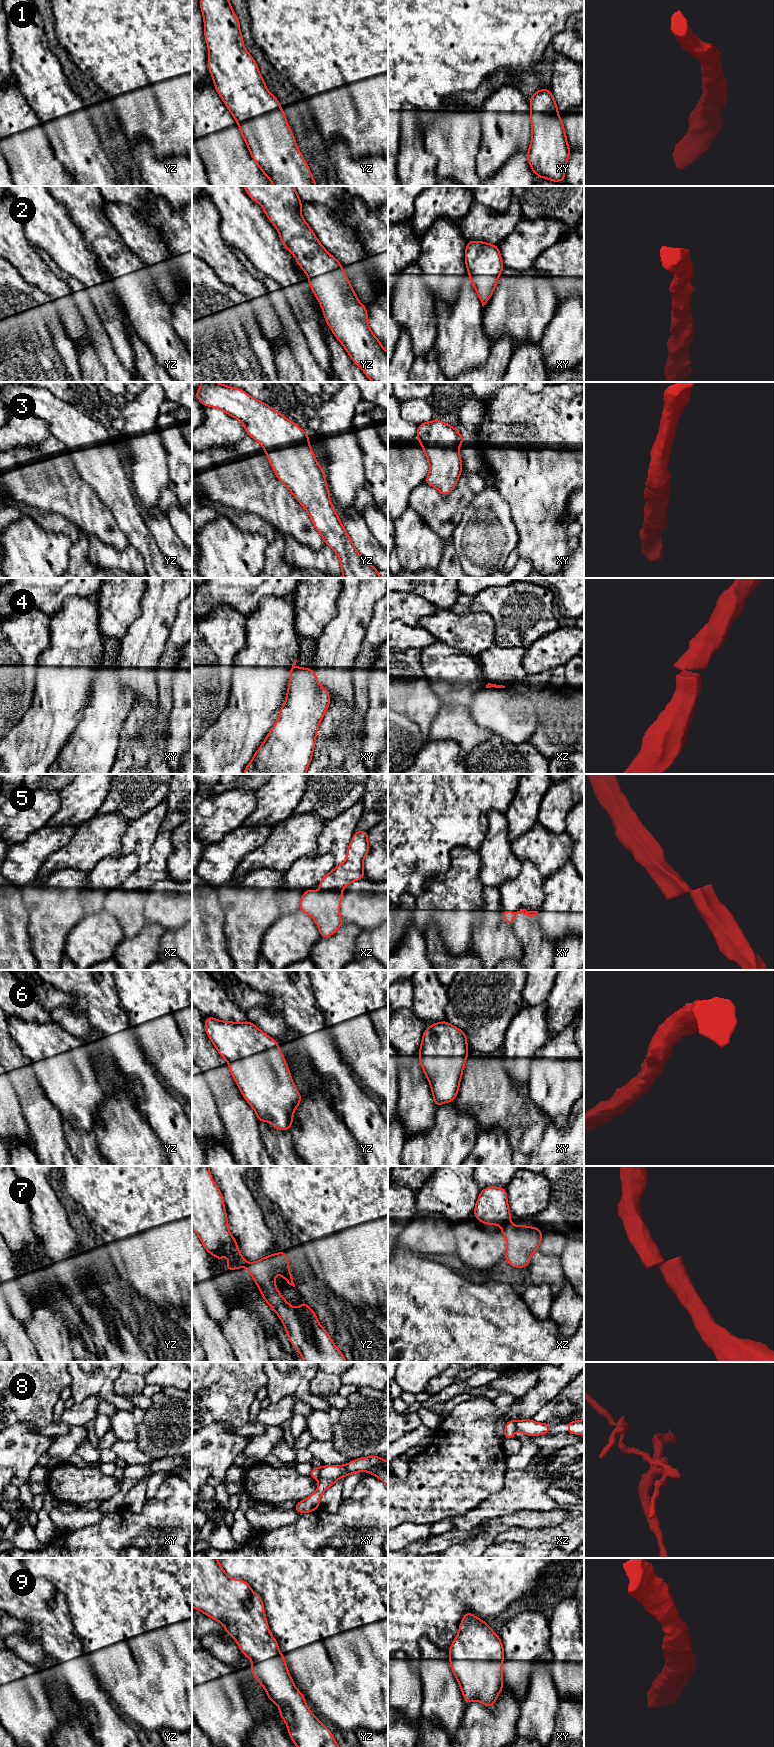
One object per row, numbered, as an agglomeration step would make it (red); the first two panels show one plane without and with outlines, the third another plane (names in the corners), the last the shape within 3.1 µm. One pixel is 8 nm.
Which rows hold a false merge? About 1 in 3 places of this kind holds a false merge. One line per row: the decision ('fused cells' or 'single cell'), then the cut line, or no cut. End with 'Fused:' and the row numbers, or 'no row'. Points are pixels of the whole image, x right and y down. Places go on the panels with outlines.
1: single cell; cut none
2: single cell; cut none
3: single cell; cut none
4: fused cells; cut xz (488, 683), (492, 686)
5: fused cells; cut xz (339, 889), (322, 891)
6: single cell; cut none
7: fused cells; cut xz (509, 1220), (503, 1226)
8: fused cells; cut xy (324, 1465), (318, 1478)
9: single cell; cut none
Fused: 4, 5, 7, 8

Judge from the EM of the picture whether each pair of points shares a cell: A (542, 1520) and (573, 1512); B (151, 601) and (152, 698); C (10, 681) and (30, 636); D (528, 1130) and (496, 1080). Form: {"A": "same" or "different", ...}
{"A": "same", "B": "same", "C": "same", "D": "same"}

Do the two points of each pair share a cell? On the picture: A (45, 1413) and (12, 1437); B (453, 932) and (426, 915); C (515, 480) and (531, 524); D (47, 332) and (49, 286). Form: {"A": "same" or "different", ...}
{"A": "different", "B": "same", "C": "same", "D": "different"}

